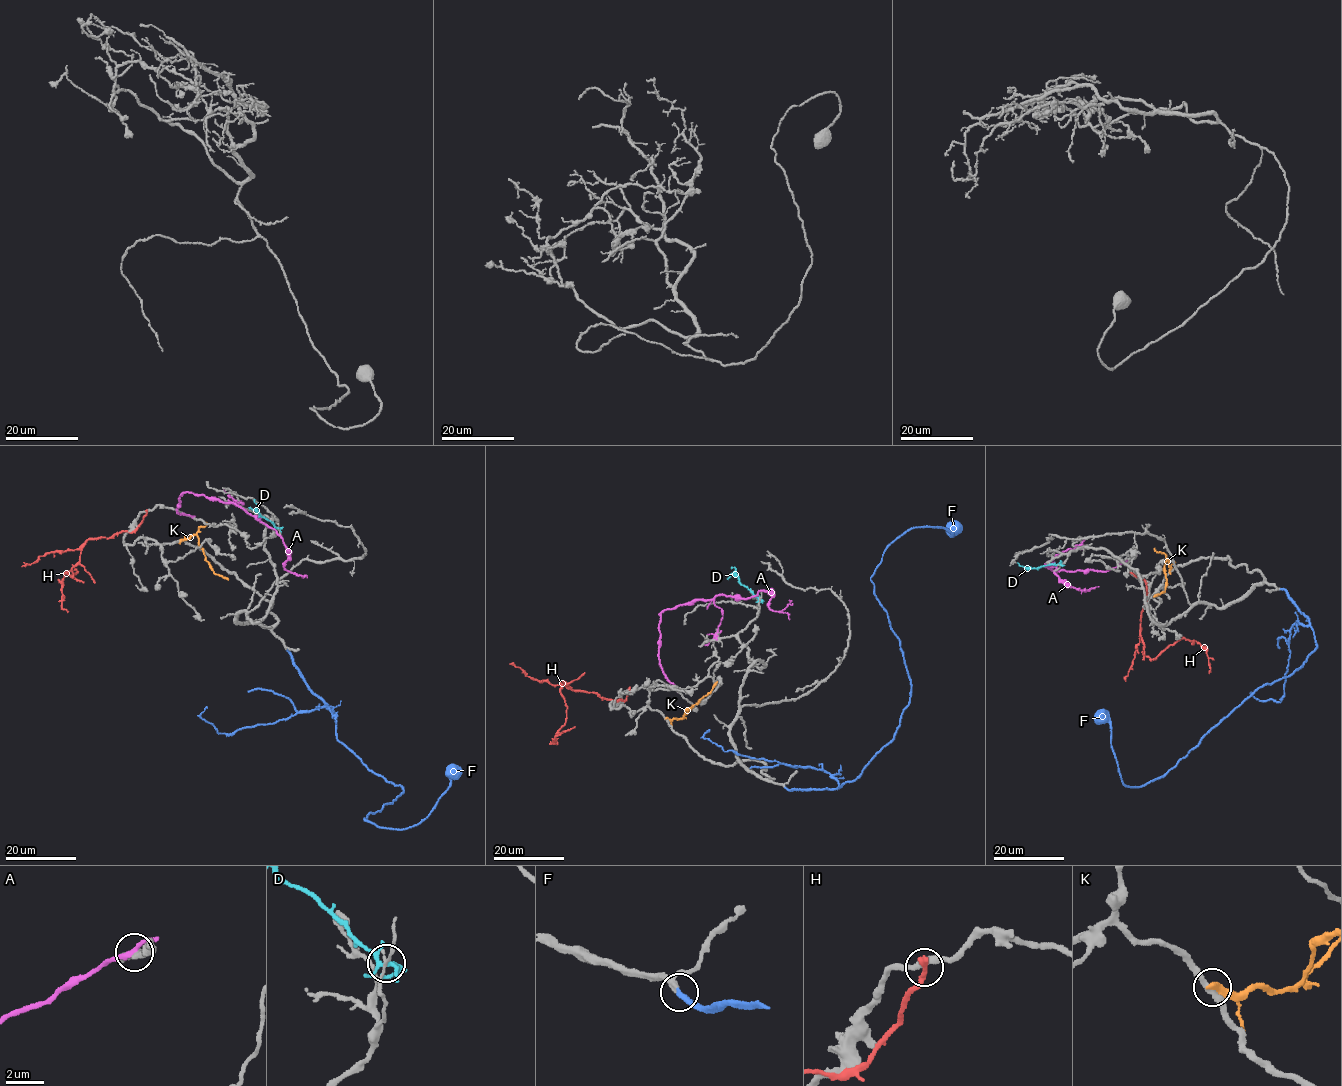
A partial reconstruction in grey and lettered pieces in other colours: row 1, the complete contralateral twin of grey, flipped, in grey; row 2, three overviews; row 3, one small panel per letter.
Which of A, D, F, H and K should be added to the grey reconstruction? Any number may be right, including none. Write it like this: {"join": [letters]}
{"join": ["F"]}

